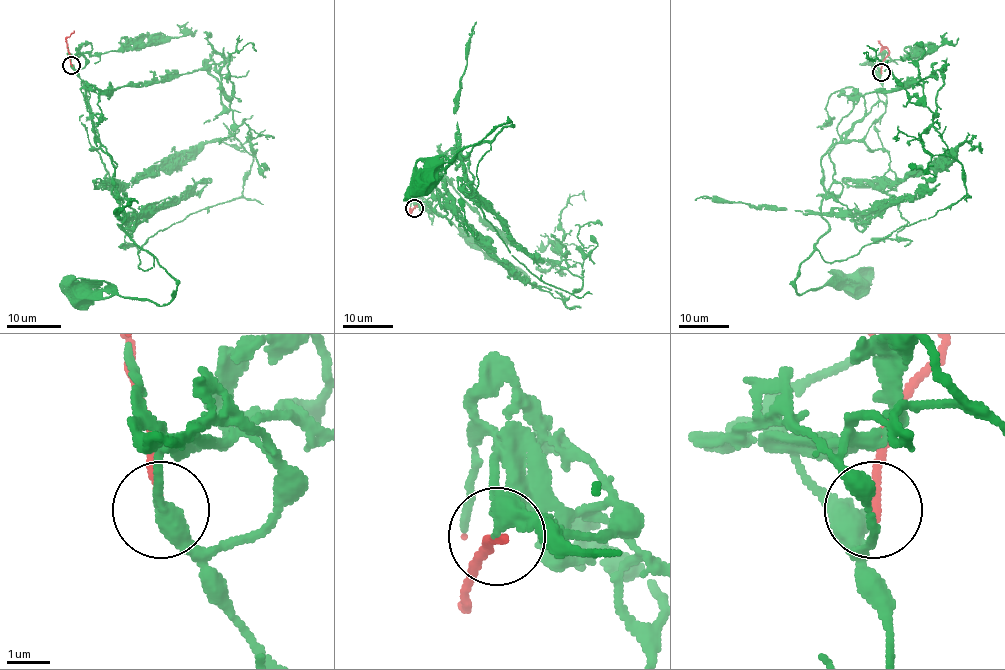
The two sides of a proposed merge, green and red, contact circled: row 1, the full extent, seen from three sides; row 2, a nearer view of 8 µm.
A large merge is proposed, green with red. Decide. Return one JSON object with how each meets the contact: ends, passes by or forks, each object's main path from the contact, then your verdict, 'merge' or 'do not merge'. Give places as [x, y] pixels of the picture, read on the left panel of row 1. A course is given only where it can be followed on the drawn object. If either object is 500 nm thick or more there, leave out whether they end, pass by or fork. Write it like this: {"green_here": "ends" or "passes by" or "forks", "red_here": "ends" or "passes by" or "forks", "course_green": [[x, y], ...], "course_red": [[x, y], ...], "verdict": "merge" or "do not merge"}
{"green_here": "passes by", "red_here": "ends", "course_green": [[71, 64], [87, 88], [96, 140], [116, 164], [124, 231], [176, 289], [159, 305], [116, 294], [81, 295]], "course_red": [[71, 64], [66, 41], [74, 30]], "verdict": "merge"}

